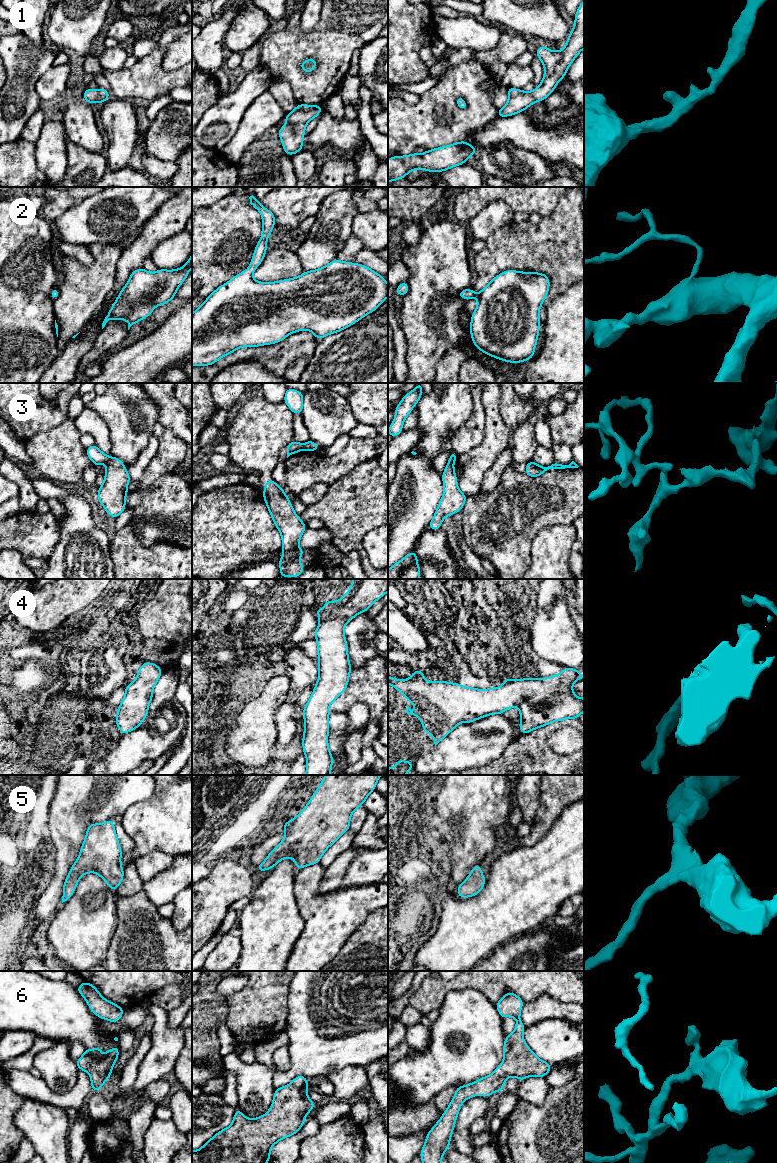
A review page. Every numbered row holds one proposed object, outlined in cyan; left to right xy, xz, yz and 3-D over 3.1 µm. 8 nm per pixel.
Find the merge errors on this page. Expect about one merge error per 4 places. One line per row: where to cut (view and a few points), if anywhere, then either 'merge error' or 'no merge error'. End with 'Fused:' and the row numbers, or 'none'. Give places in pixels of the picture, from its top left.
1: cut none; no merge error
2: cut none; no merge error
3: cut xy (111, 457), (107, 463); merge error
4: cut none; no merge error
5: cut none; no merge error
6: cut none; no merge error
Fused: 3

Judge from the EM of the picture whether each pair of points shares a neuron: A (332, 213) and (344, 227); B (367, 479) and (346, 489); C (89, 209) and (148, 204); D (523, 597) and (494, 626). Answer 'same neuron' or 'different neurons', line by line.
A: same neuron
B: same neuron
C: same neuron
D: same neuron

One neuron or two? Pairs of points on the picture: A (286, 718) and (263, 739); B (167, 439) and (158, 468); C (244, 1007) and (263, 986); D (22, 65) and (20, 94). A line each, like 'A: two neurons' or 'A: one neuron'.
A: two neurons
B: one neuron
C: one neuron
D: one neuron

